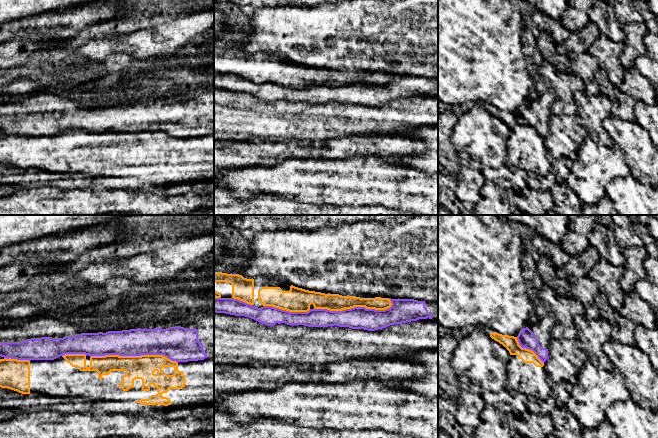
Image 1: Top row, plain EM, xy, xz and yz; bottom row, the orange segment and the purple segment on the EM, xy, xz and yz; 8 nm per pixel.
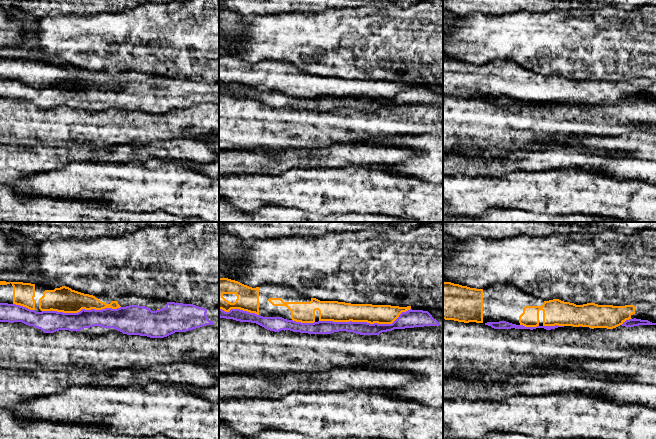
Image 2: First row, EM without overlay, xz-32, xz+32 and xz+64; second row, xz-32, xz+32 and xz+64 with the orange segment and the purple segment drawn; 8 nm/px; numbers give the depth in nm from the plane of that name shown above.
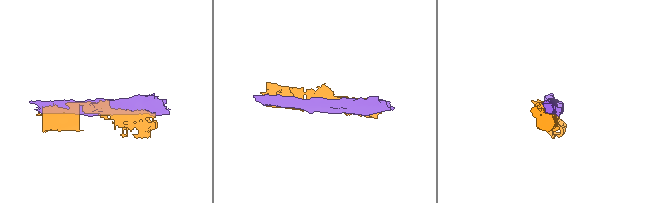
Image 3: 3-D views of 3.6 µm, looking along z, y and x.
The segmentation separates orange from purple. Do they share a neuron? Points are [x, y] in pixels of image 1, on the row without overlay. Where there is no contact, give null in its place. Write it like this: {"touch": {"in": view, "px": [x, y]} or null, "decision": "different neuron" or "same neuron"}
{"touch": {"in": "xy", "px": [134, 132]}, "decision": "different neuron"}

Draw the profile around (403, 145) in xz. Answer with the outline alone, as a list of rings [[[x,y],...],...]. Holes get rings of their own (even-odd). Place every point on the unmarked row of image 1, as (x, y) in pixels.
[[[371,134],[368,136],[351,135],[347,137],[329,138],[322,141],[292,139],[284,141],[273,140],[214,140],[214,175],[238,168],[273,166],[289,158],[335,158],[342,159],[351,156],[379,155],[399,156],[402,154],[420,154],[426,150],[425,143],[411,136],[400,134]]]

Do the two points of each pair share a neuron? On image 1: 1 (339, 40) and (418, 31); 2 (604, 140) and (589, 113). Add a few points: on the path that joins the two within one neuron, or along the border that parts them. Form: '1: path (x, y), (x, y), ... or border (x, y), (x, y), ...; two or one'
1: path (359, 35), (398, 35); one
2: path (599, 133), (595, 129), (594, 120); one

